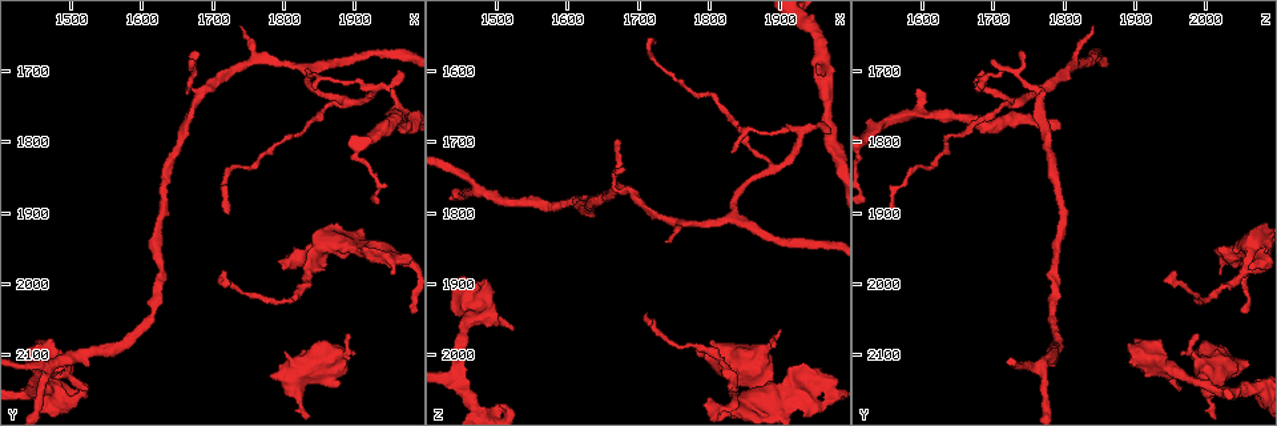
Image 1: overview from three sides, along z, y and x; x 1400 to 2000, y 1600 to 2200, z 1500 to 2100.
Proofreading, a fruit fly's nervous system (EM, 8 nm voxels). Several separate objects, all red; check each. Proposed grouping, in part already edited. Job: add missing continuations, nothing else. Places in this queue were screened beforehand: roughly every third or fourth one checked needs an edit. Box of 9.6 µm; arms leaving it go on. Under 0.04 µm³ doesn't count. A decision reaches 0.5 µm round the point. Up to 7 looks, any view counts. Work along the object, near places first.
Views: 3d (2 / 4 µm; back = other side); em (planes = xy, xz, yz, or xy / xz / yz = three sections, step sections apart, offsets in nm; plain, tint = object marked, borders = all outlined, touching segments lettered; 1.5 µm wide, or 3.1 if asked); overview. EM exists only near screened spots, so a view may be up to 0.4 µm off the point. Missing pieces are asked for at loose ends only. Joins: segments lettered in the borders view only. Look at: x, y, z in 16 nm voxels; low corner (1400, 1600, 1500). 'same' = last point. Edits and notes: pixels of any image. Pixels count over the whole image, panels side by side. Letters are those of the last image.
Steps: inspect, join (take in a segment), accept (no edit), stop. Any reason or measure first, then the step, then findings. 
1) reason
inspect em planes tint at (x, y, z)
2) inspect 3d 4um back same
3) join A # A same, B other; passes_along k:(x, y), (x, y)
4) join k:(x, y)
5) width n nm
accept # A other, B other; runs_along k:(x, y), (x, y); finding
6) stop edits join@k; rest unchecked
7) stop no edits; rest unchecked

free end
inspect 3d 4um at (1505, 2135, 2070)

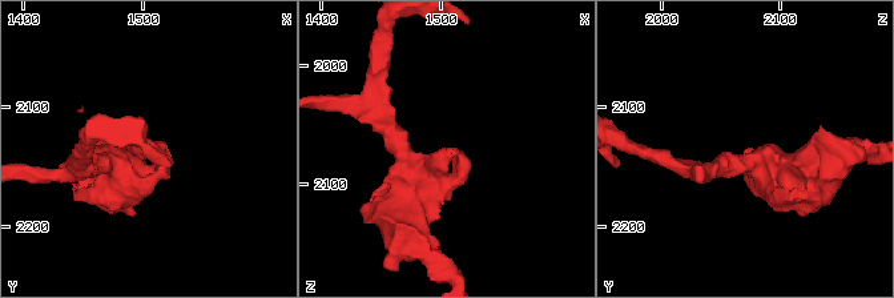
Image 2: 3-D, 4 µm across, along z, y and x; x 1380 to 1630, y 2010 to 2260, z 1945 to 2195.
inspect em yz step 4 tint at (1502, 2134, 2070)

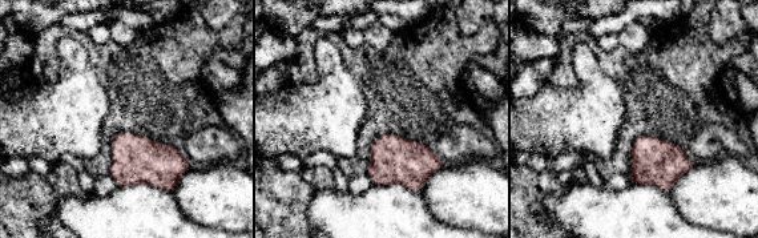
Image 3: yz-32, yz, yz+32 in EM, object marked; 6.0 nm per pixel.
inspect em planes borders same

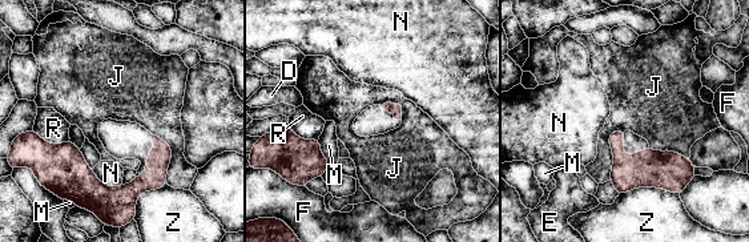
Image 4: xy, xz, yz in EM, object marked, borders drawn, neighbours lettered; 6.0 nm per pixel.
accept # D other, E other, F other, J other, M other, N other, R other, Z other; border 4:(624, 129), (608, 138), (608, 180); none of them fits

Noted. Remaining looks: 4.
branch stops here
inspect em xy step 4 borders at (1725, 1900, 1555)

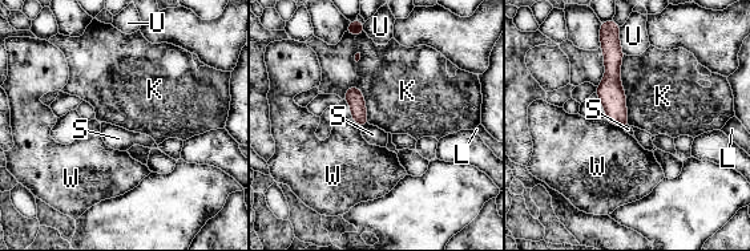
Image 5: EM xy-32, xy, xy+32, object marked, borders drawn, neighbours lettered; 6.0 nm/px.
longest_contact K 440 nm
accept # K other, L other, S other, U other, W other; none of them fits

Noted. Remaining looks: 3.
branch stops here
inspect em planes borders at (1955, 1725, 1595)

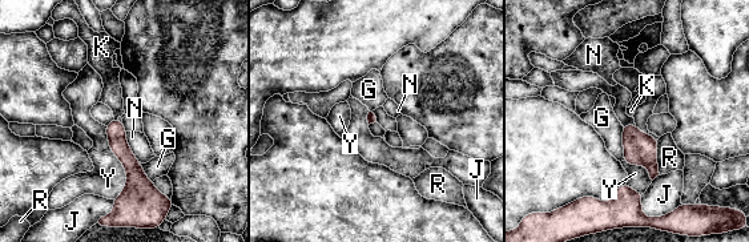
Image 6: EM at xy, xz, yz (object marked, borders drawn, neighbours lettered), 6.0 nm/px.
join K # G other, J other, K same, N other, R other, Y other; passes_along 6:(116, 132), (116, 119), (112, 92); it goes on there

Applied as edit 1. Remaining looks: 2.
stop edits join@6; rest unchecked

